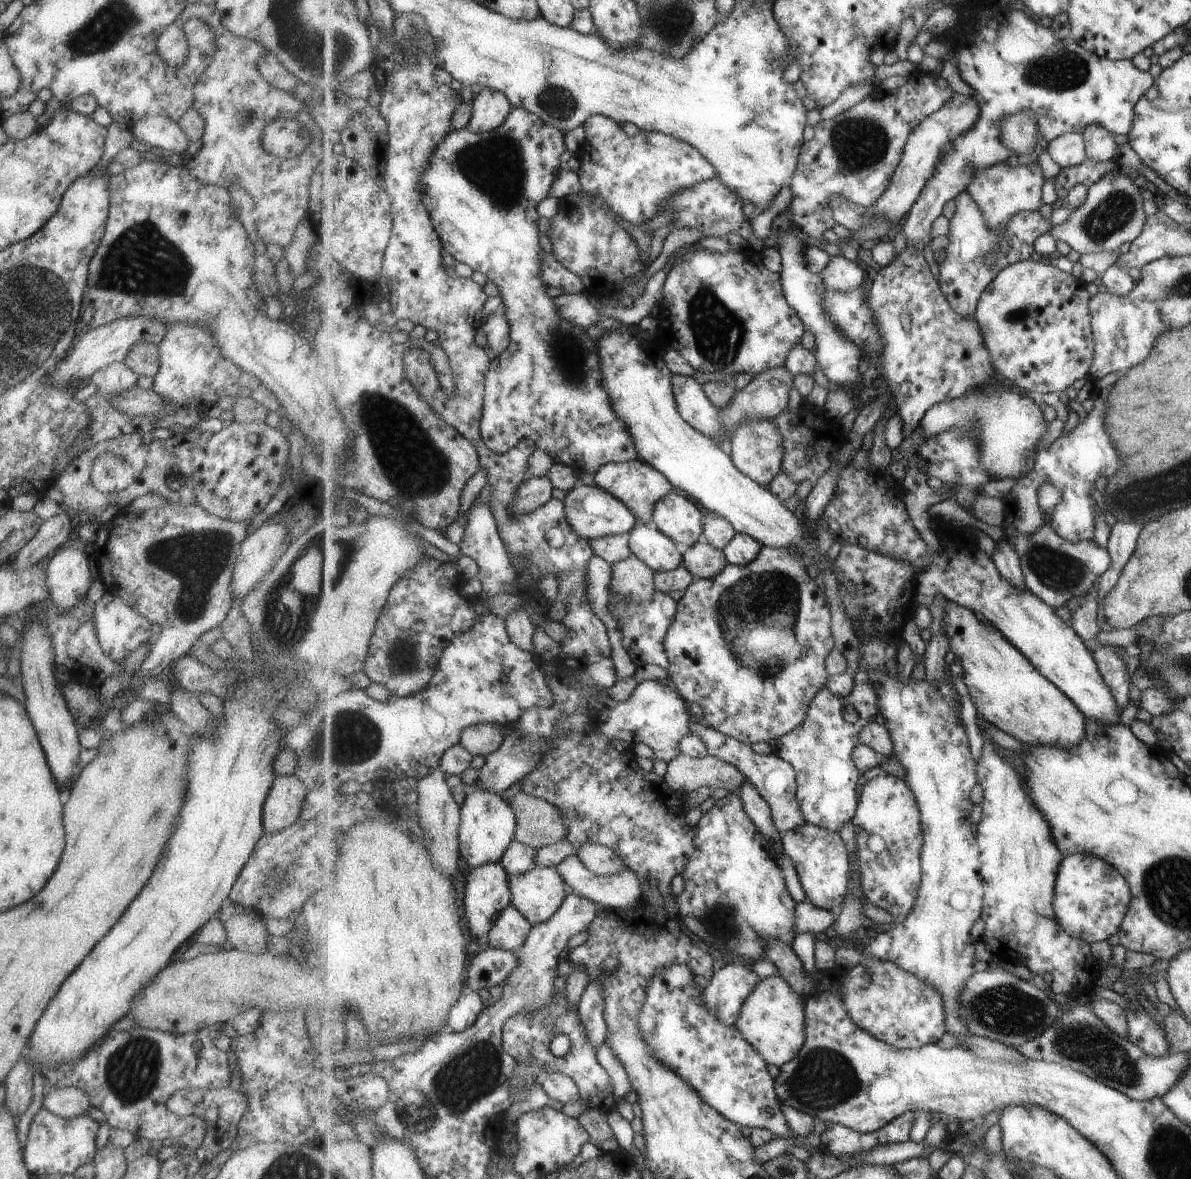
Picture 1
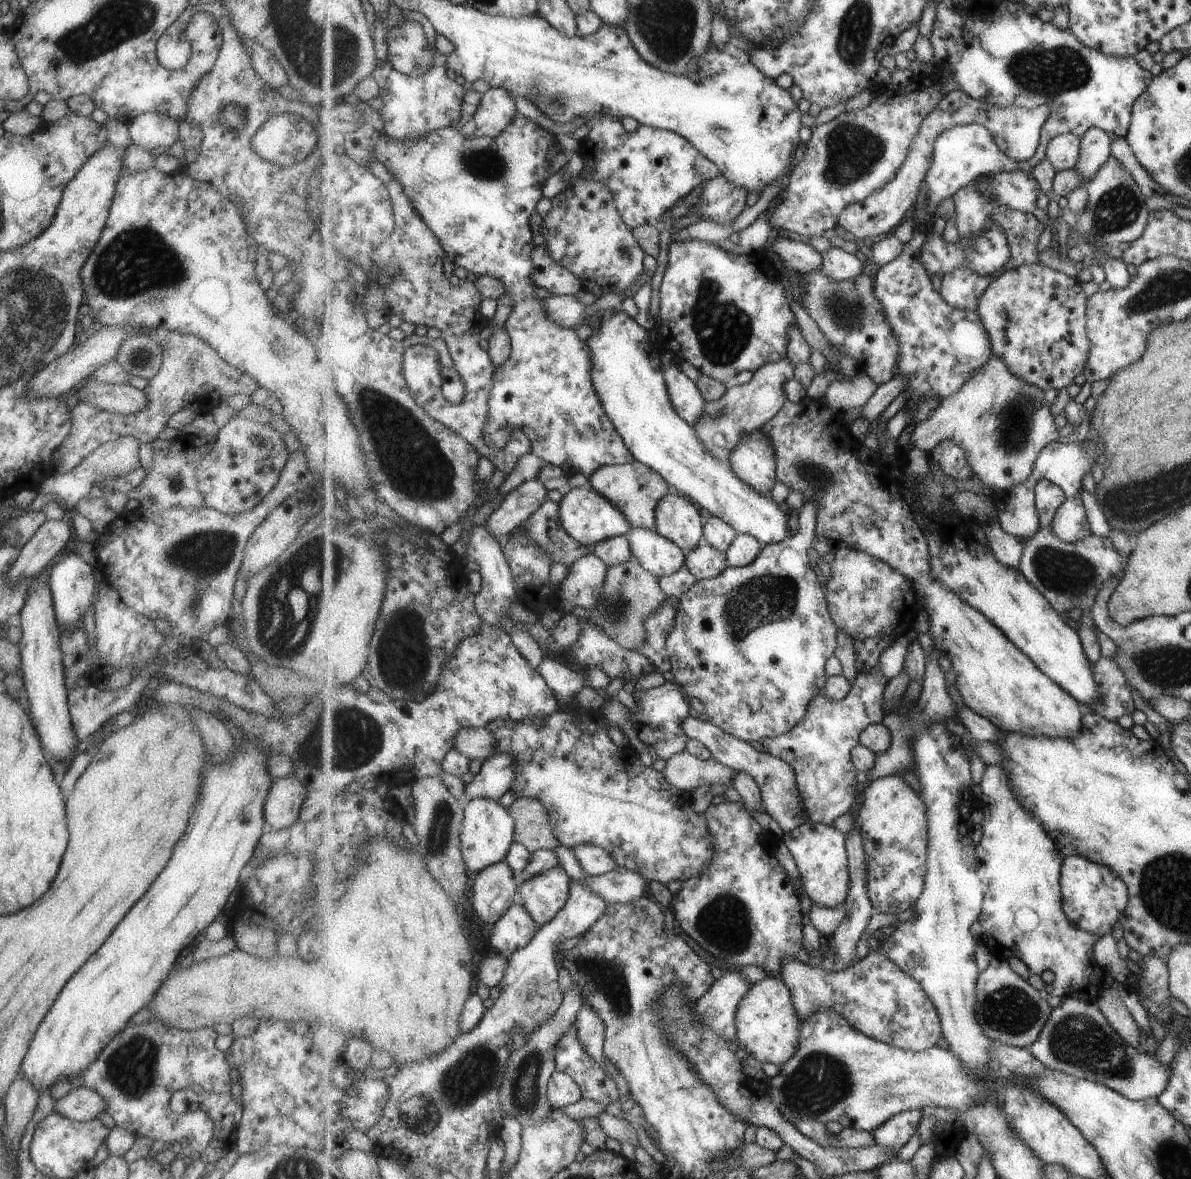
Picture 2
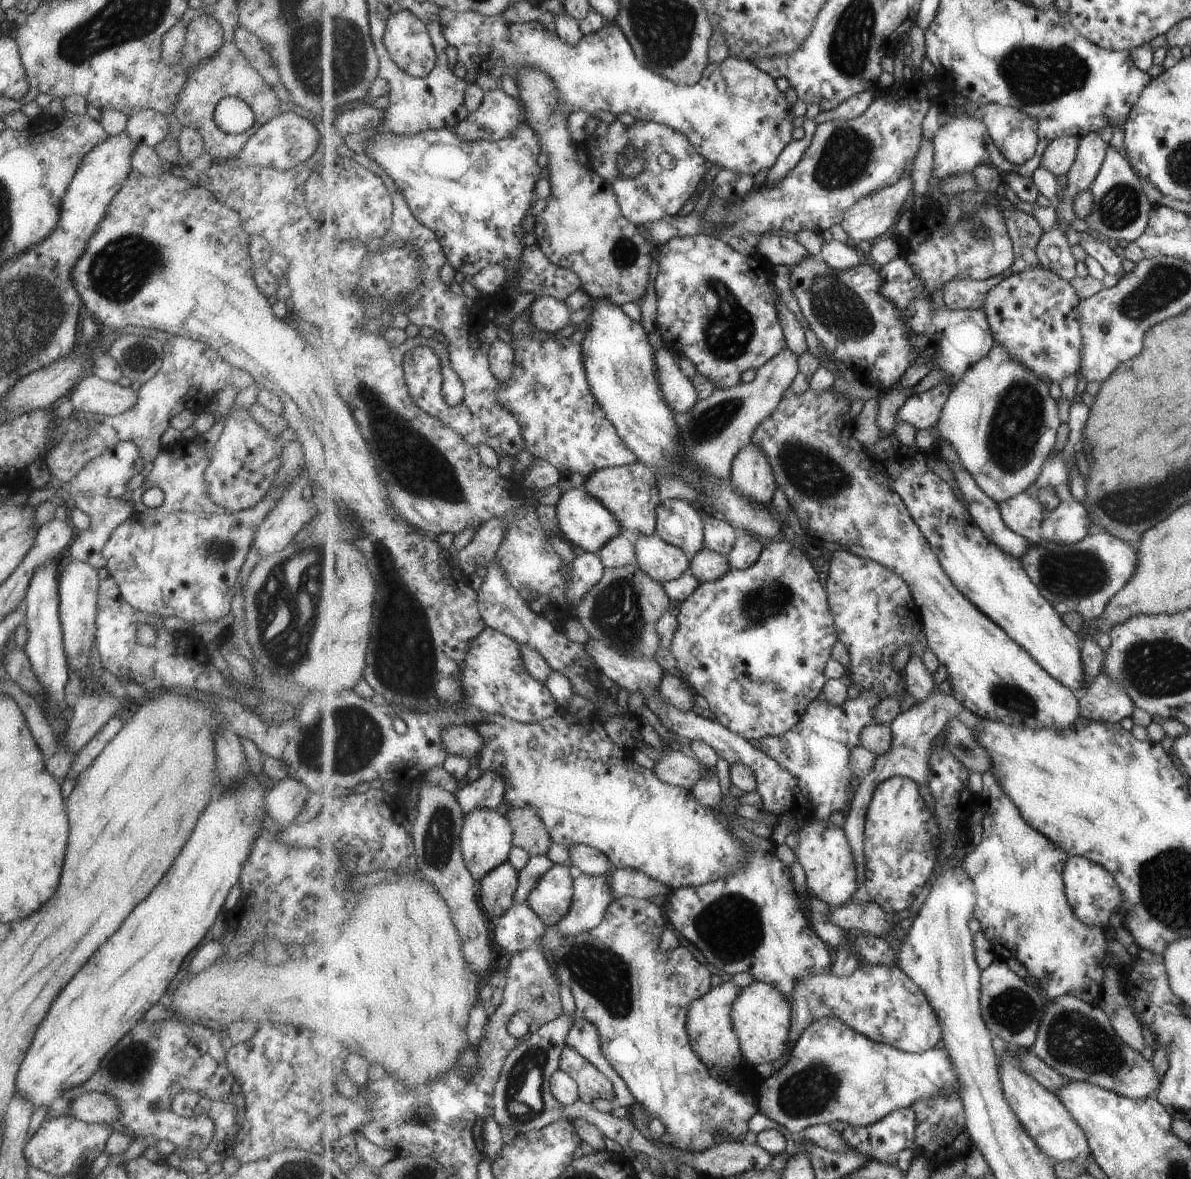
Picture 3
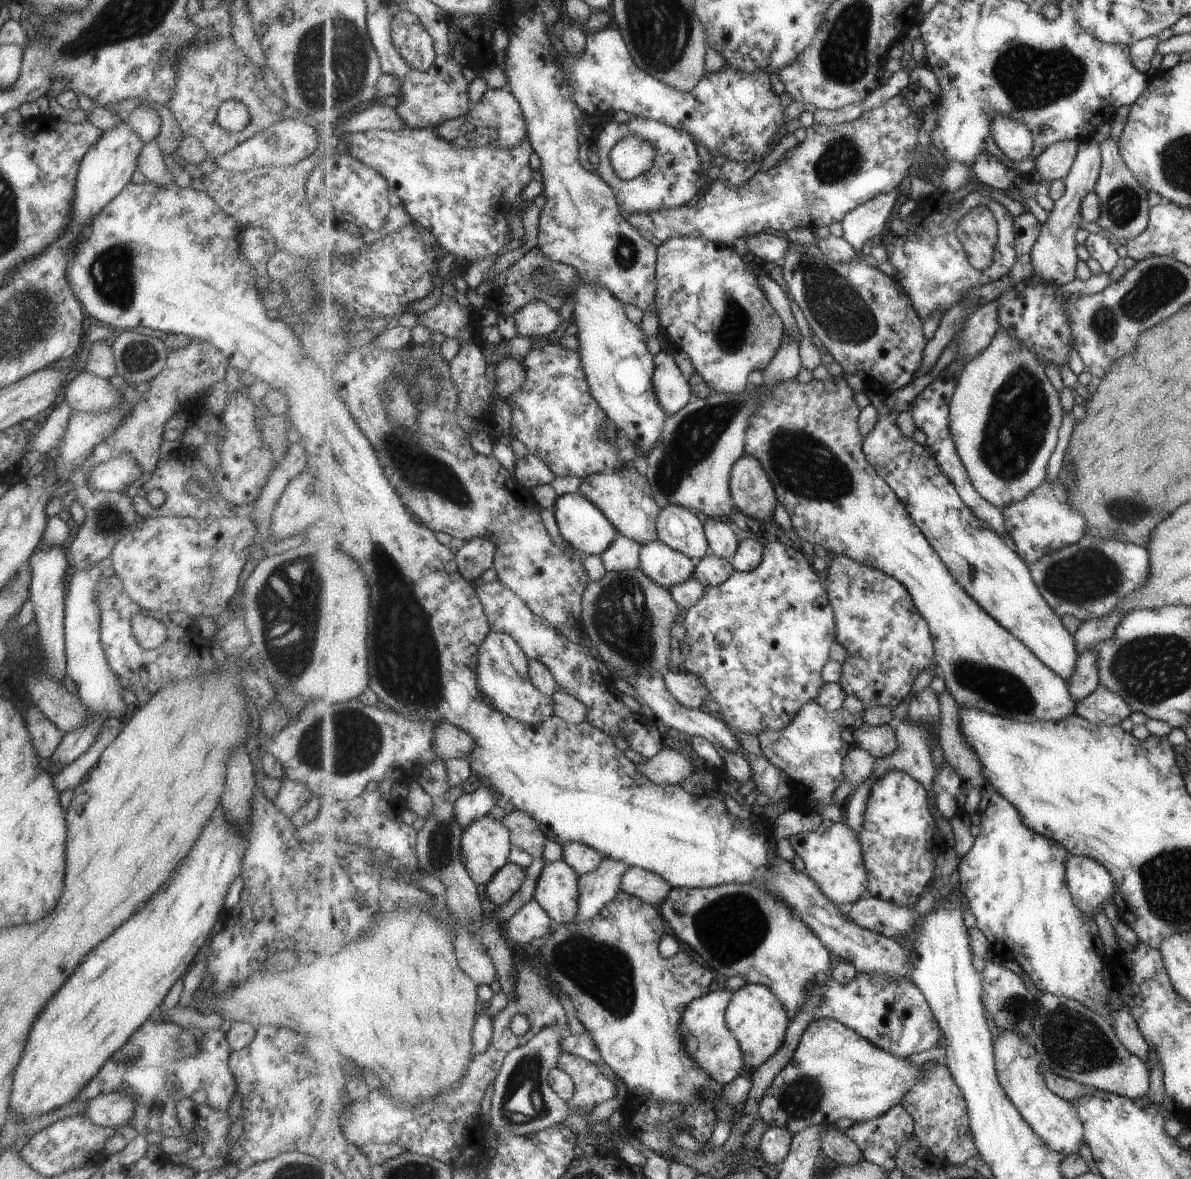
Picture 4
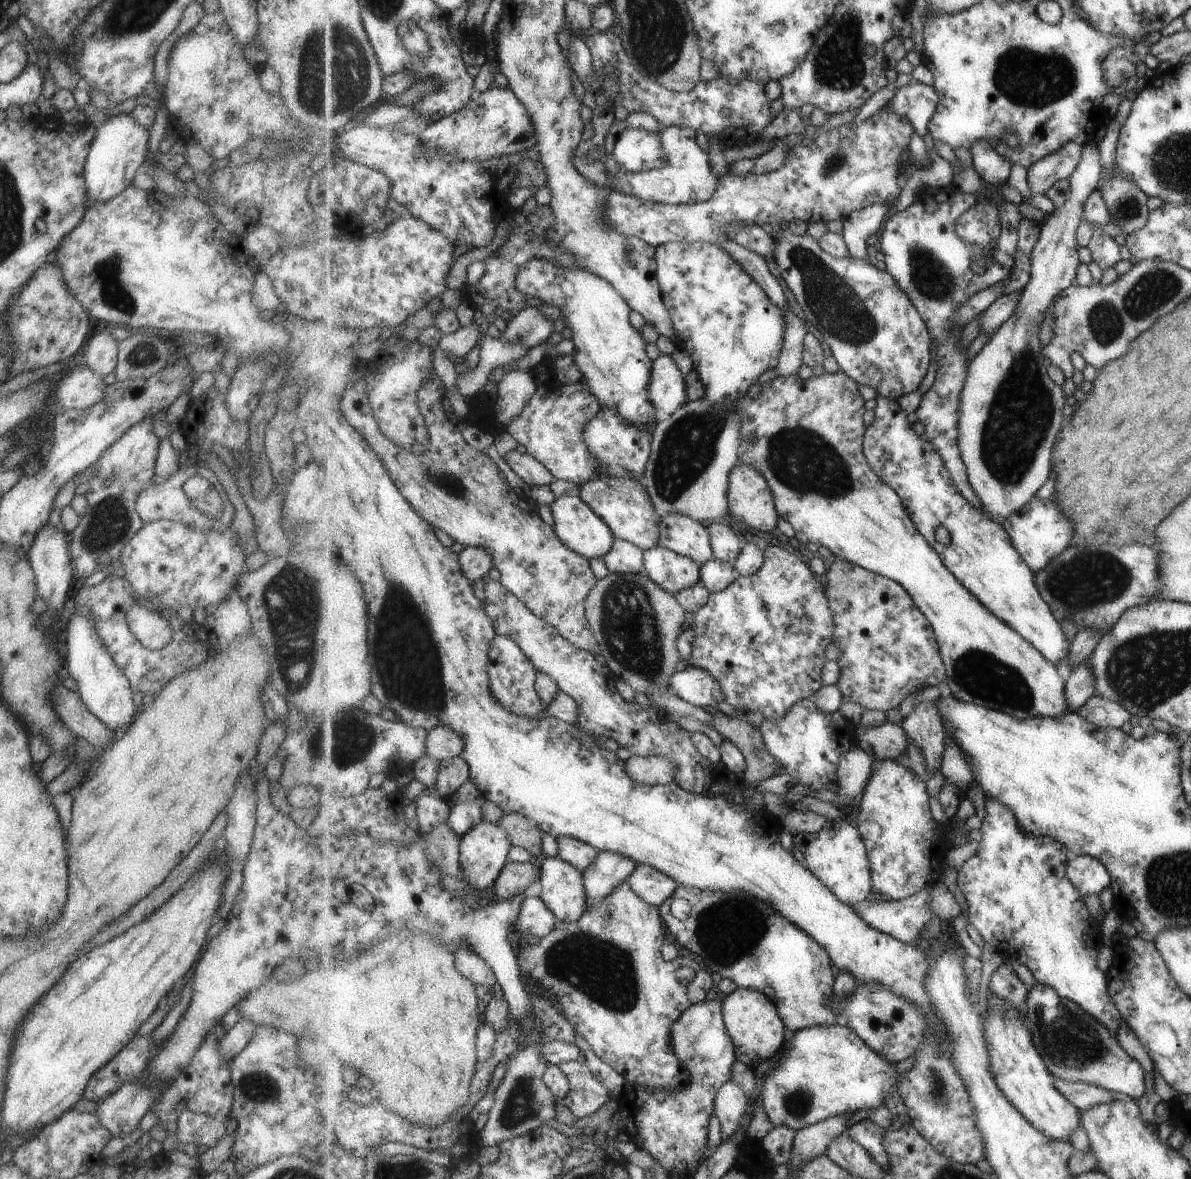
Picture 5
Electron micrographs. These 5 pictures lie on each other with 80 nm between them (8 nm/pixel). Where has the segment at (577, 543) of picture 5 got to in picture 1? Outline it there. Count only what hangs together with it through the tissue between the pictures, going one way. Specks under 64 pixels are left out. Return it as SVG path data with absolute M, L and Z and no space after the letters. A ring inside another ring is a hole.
M578 484L567 493L563 502L566 506L567 520L572 529L581 538L591 542L611 535L629 535L637 524L637 517L624 502L597 485Z

